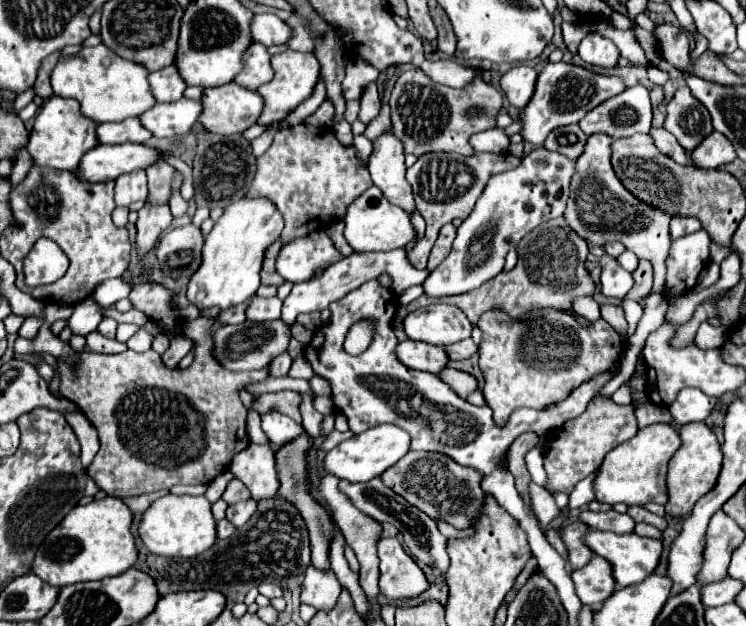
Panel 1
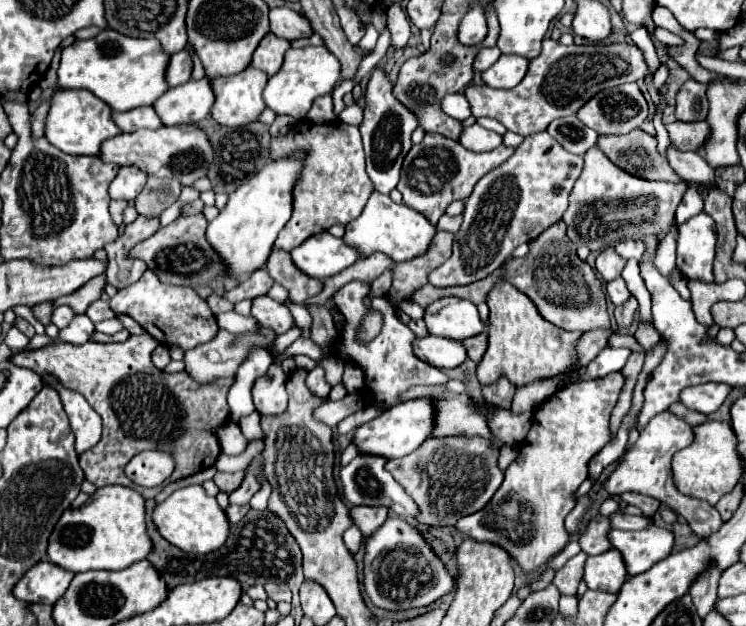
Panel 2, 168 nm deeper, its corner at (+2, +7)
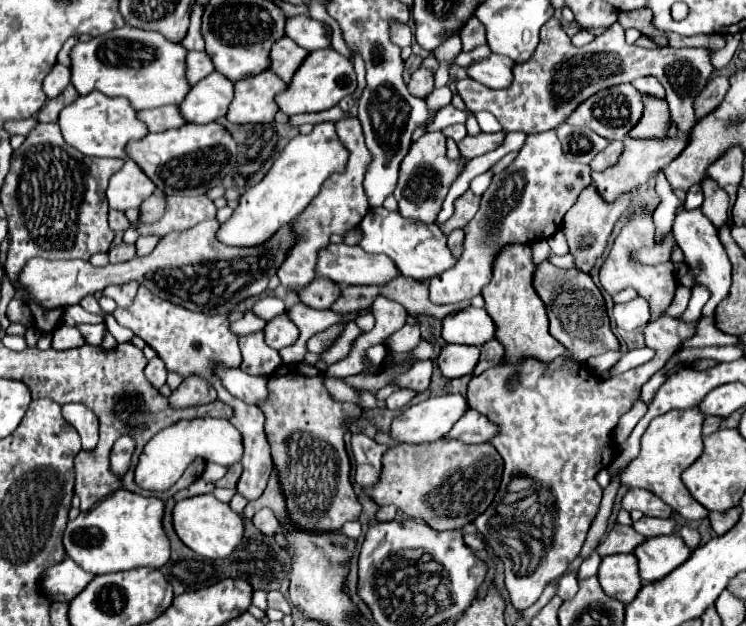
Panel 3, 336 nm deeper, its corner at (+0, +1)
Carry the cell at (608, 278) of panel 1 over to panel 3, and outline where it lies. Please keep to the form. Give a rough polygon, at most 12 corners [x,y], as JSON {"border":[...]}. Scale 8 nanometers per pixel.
{"border":[[641,297],[613,307],[619,329],[649,323],[649,303]]}

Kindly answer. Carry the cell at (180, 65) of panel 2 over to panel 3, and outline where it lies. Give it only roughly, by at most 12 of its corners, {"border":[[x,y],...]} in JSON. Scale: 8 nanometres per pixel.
{"border":[[187,53],[187,83],[195,85],[209,73],[213,63],[207,53]]}

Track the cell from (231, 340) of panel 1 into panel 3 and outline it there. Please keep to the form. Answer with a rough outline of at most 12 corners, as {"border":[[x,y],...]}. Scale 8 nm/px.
{"border":[[189,375],[171,393],[171,407],[207,405],[217,391],[199,375]]}

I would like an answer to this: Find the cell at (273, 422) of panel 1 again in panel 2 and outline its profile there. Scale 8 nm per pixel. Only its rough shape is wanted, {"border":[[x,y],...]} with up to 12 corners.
{"border":[[271,365],[253,383],[251,395],[261,415],[287,409],[287,375]]}

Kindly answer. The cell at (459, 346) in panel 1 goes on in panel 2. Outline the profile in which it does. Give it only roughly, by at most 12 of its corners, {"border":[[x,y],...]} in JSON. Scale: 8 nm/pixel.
{"border":[[487,333],[463,341],[469,359],[479,363],[487,351]]}

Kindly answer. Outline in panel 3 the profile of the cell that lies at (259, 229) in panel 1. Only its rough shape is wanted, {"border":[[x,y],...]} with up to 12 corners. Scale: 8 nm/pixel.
{"border":[[335,123],[297,135],[217,239],[269,241],[343,171]]}

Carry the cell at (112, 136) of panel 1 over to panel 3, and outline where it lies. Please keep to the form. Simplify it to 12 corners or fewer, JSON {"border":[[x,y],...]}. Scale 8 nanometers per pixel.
{"border":[[177,105],[139,111],[149,133],[181,127]]}

